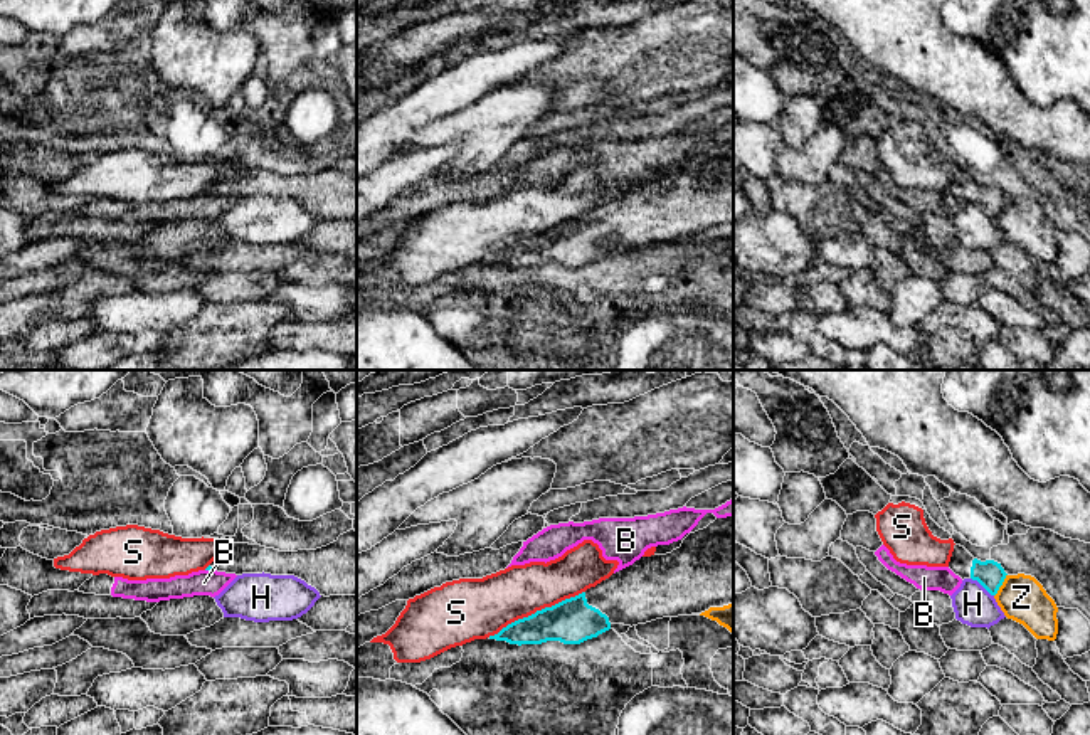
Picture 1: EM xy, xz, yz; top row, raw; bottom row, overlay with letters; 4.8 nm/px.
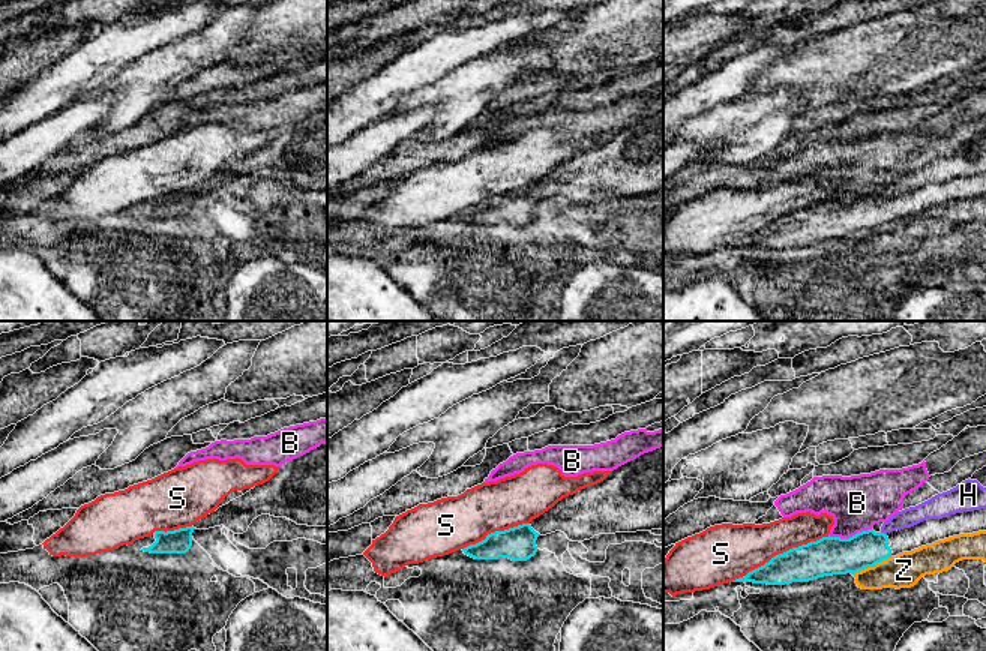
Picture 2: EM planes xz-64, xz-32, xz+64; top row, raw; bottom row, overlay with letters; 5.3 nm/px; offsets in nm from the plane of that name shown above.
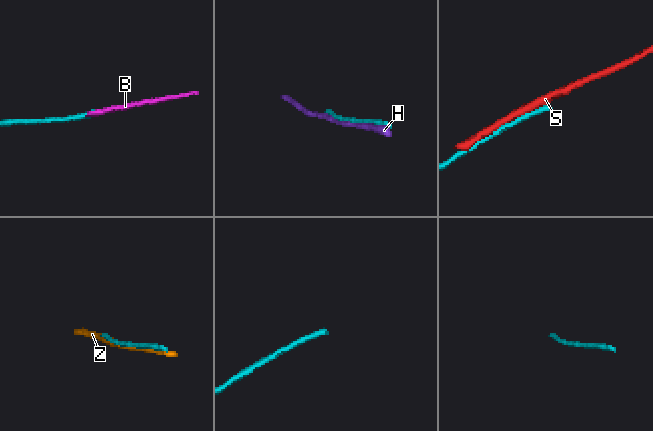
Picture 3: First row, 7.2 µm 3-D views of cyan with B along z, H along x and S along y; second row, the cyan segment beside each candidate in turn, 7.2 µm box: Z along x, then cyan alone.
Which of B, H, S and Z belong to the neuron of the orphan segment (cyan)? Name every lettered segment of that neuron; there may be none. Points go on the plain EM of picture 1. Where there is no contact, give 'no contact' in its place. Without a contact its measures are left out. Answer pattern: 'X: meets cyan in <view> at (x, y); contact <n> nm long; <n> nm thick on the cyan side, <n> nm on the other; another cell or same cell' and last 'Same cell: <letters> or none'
B: meets cyan in xy at (209, 192); contact 30 nm long; 20 nm thick on the cyan side, 130 nm on the other; another cell
H: meets cyan in yz at (983, 209); contact 140 nm long; 140 nm thick on the cyan side, 190 nm on the other; another cell
S: meets cyan in xz at (537, 234); contact 500 nm long; 220 nm thick on the cyan side, 280 nm on the other; another cell
Z: meets cyan in yz at (1001, 207); contact 130 nm long; 140 nm thick on the cyan side, 220 nm on the other; another cell
Same cell: none

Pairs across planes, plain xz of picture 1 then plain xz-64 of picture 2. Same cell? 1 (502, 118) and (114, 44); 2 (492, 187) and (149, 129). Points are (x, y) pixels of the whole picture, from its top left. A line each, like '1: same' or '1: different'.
1: different
2: same

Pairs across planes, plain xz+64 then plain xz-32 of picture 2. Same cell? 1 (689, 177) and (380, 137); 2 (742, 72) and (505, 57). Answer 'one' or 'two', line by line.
1: two
2: two

